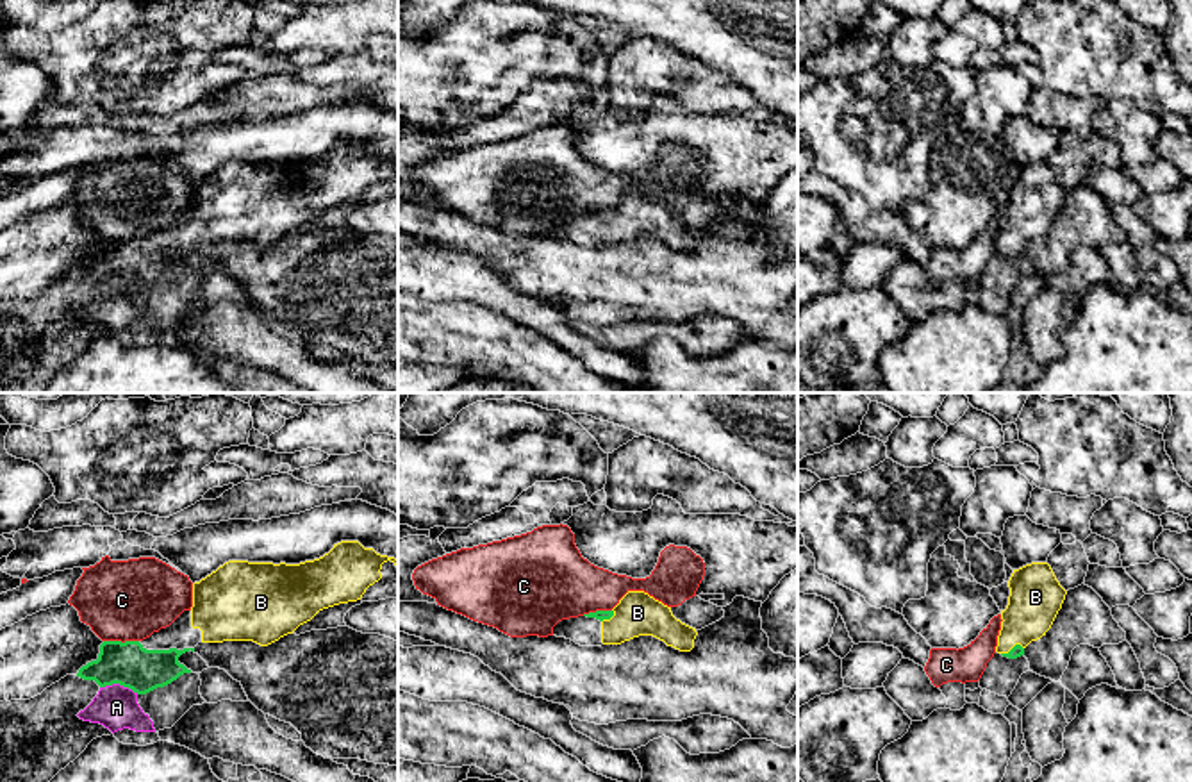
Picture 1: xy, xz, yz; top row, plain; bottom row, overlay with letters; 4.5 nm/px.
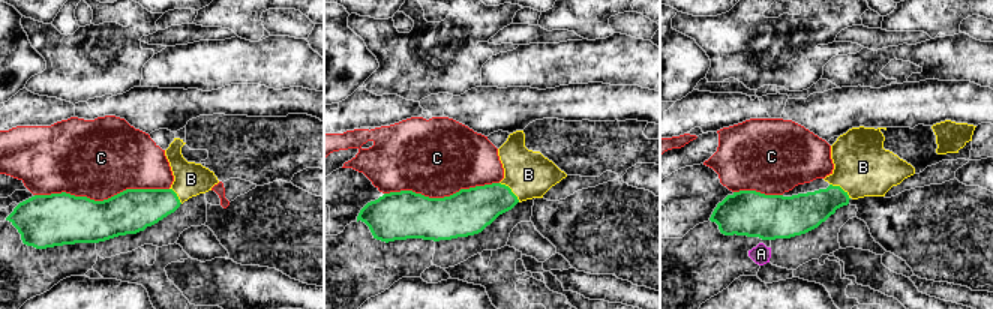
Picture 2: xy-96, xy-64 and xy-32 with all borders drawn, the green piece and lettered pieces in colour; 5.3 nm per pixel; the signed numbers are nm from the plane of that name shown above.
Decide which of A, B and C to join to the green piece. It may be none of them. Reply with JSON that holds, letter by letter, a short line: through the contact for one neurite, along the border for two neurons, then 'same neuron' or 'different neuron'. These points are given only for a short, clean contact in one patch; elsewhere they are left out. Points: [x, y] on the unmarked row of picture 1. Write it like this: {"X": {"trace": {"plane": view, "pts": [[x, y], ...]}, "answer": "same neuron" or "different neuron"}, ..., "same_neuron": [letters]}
{"A": {"trace": {"plane": "xy", "pts": [[100, 286], [122, 284], [138, 293]]}, "answer": "different neuron"}, "B": {"trace": {"plane": "yz", "pts": [[1018, 250], [1012, 249], [1012, 240], [1035, 199]]}, "answer": "same neuron"}, "C": {"answer": "different neuron"}, "same_neuron": ["B"]}

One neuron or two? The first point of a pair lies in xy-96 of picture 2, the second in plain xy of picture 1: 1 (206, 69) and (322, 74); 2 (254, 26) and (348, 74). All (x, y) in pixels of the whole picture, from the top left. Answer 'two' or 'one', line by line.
1: one
2: two

